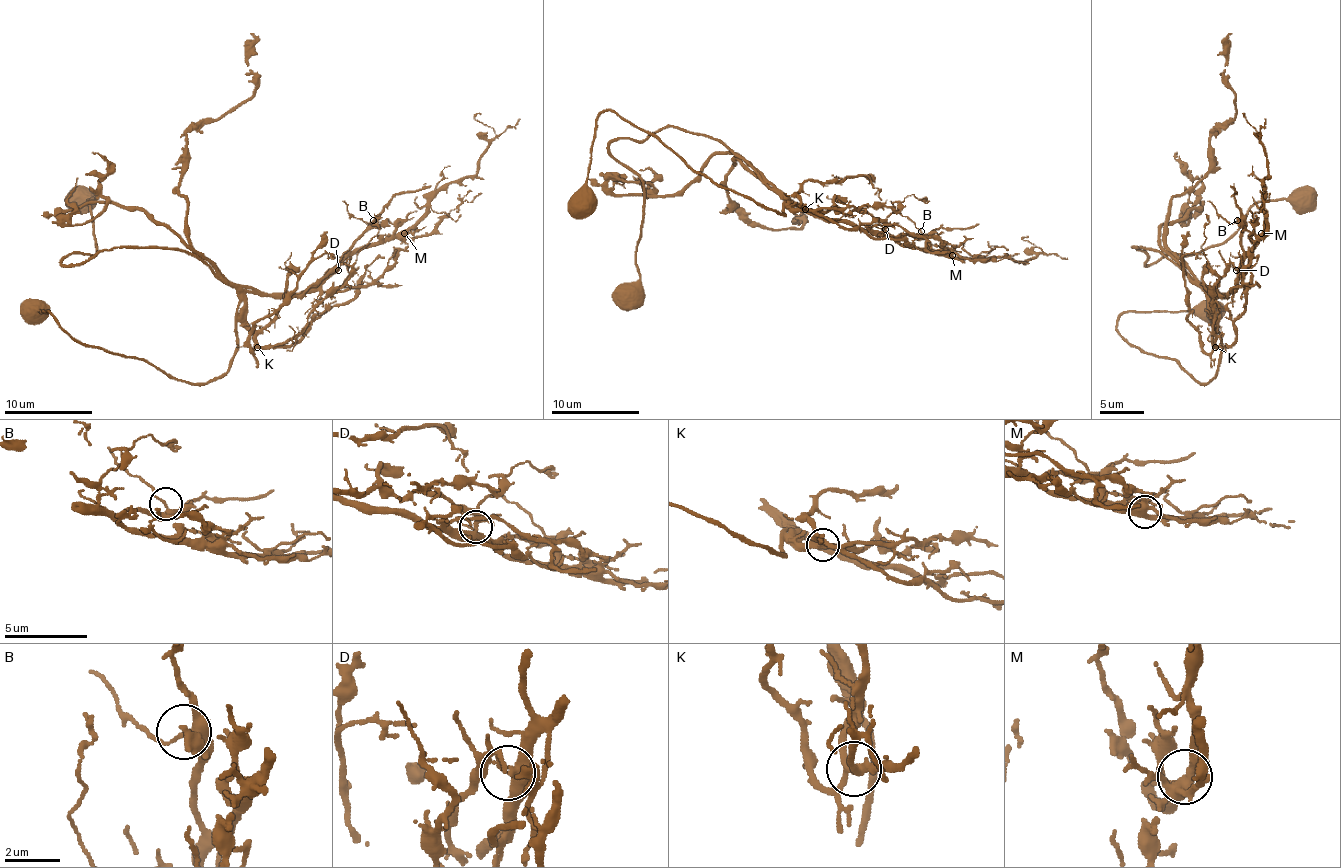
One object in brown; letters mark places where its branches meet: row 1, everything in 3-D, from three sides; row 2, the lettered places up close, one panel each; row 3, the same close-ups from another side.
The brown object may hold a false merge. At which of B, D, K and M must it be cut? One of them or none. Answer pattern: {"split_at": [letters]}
{"split_at": ["D"]}

